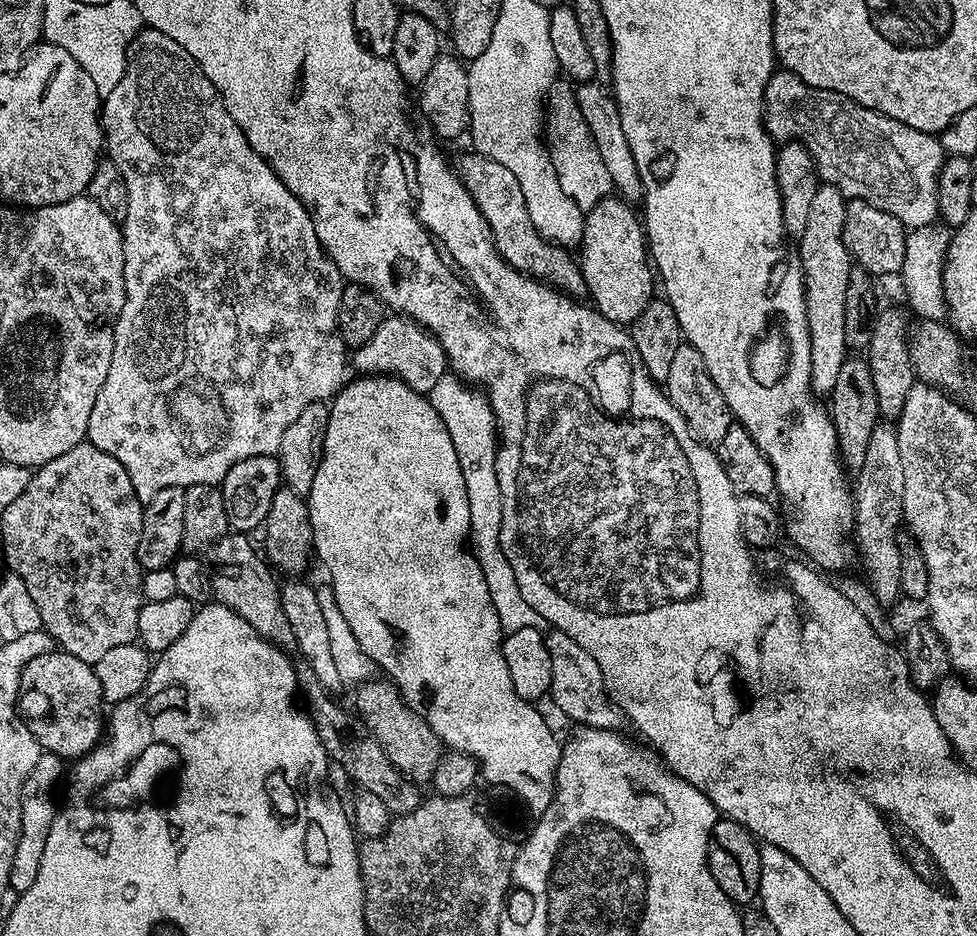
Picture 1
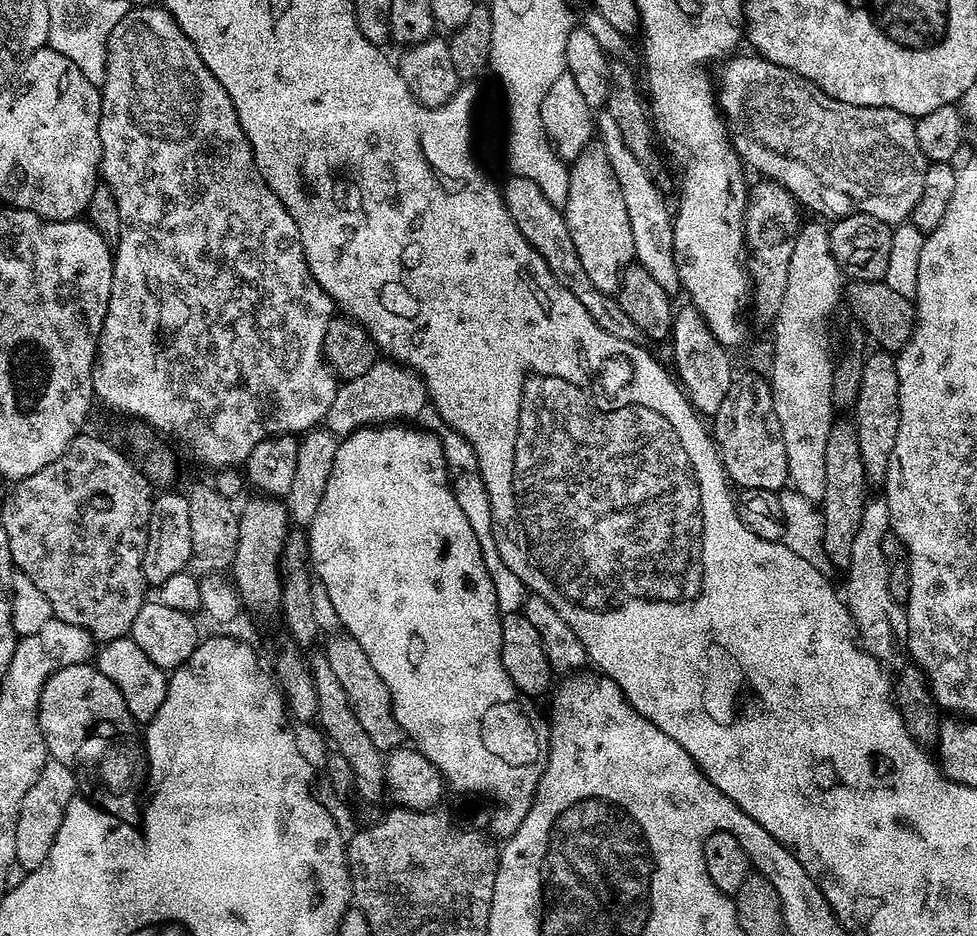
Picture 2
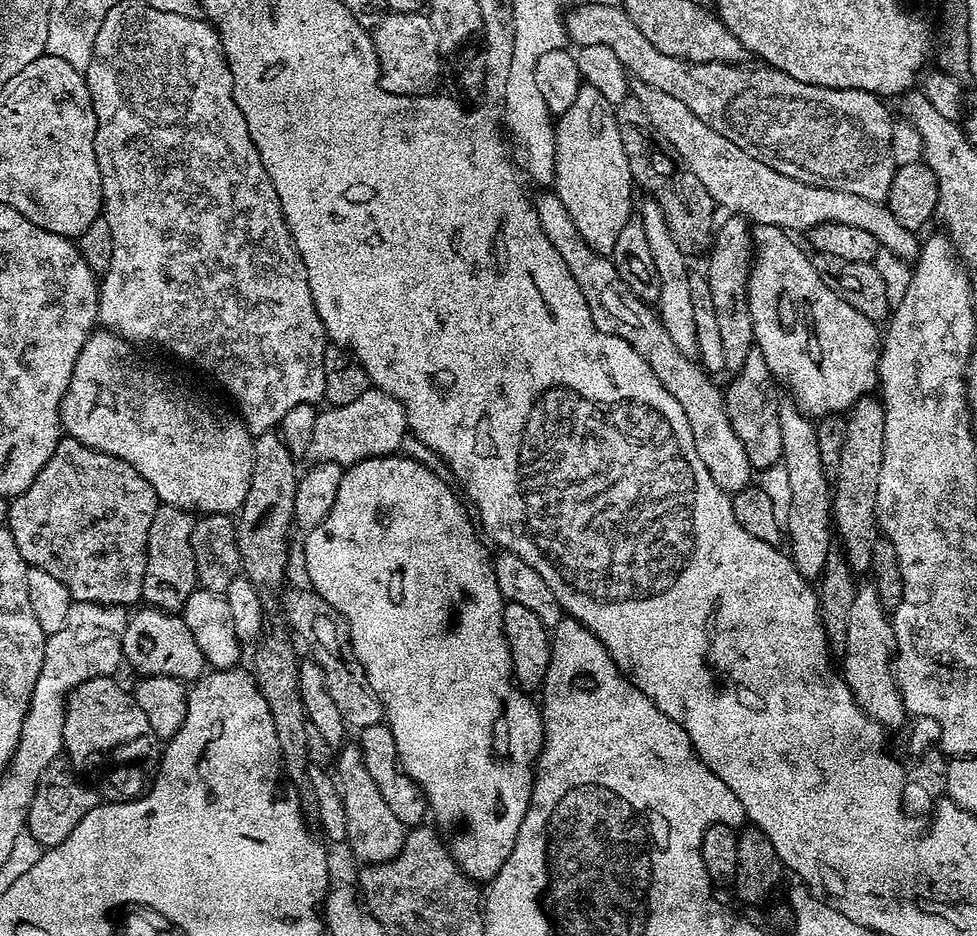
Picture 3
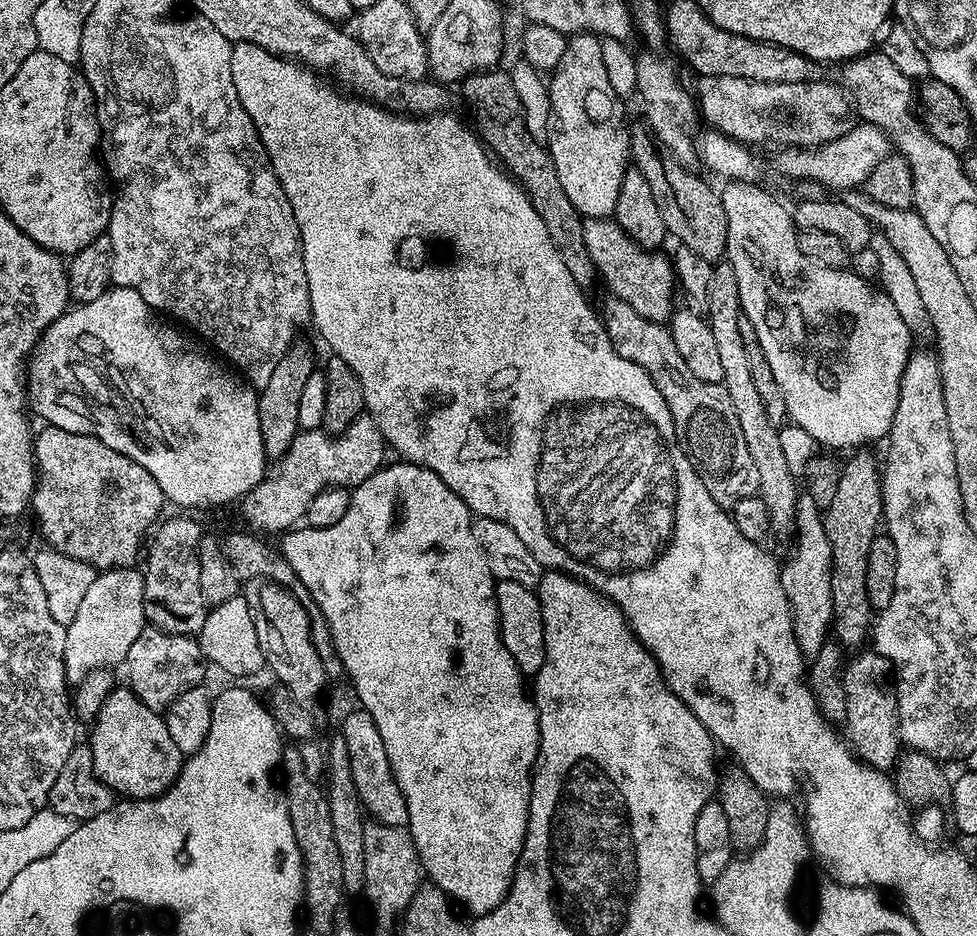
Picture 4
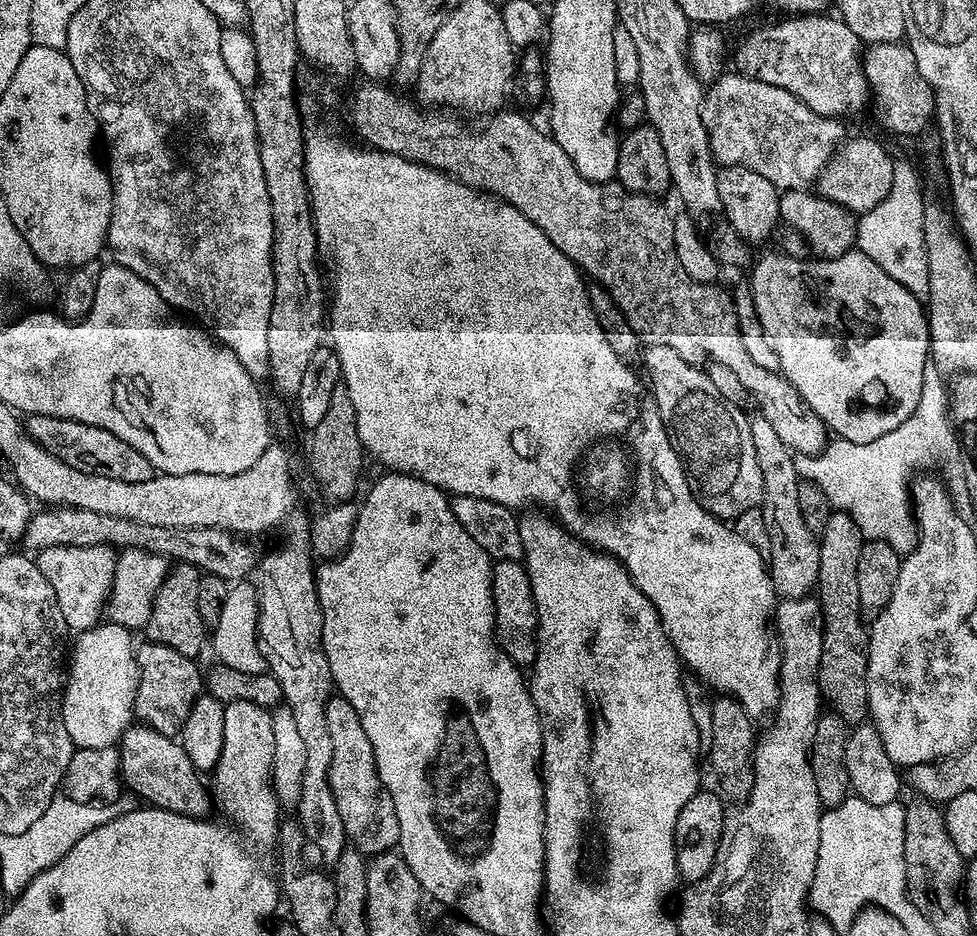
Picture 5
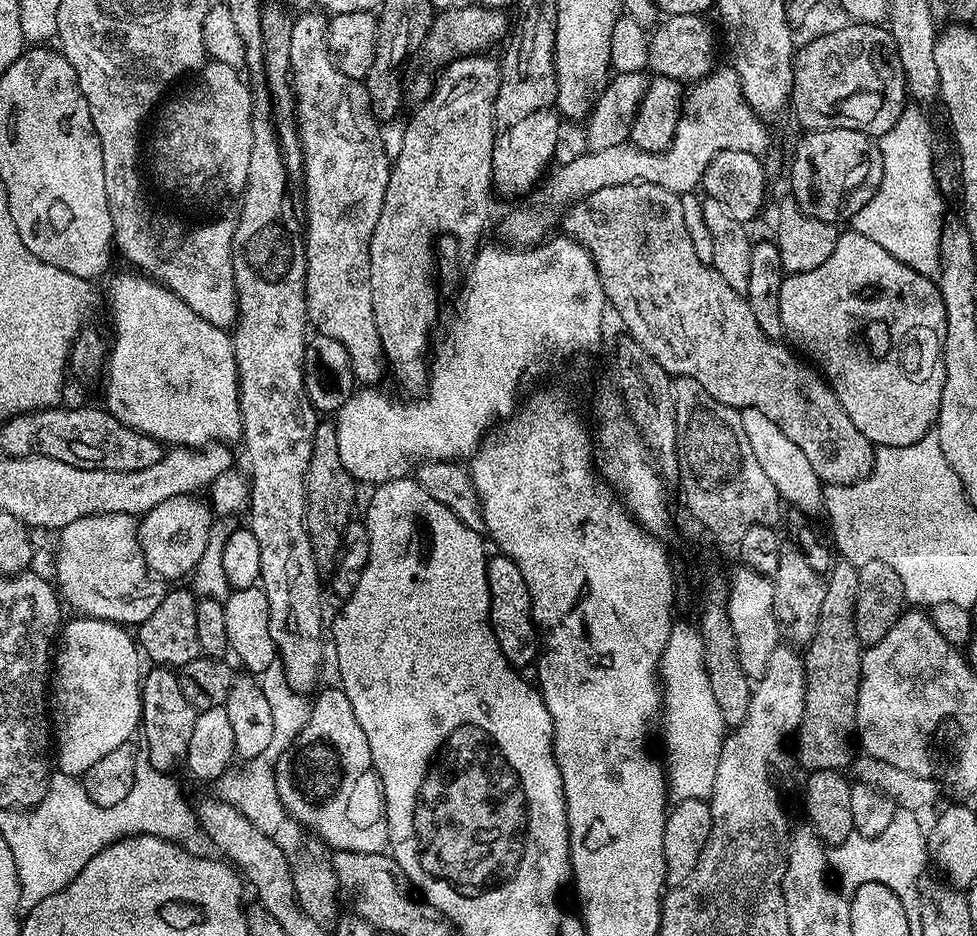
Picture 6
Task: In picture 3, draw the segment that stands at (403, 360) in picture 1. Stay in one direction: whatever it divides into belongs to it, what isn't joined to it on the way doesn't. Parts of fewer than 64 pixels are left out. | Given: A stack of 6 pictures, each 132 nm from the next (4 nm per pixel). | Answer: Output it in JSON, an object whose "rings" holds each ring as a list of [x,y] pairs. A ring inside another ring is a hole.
{"rings":[[[368,387],[354,402],[346,402],[337,408],[328,406],[317,415],[314,422],[314,442],[310,442],[308,456],[316,462],[334,462],[341,466],[356,464],[360,460],[369,460],[375,456],[391,456],[399,453],[400,443],[404,436],[409,435],[408,419],[404,413],[402,402],[381,388]]]}

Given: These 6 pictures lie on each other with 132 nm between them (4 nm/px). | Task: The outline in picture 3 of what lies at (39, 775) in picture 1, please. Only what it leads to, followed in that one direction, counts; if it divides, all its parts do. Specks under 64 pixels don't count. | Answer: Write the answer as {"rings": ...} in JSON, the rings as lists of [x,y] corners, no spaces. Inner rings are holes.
{"rings":[[[61,758],[50,762],[46,770],[40,775],[34,798],[28,807],[27,831],[45,849],[58,846],[94,810],[98,803],[98,792],[95,787],[87,788],[85,781],[74,771],[67,759]]]}

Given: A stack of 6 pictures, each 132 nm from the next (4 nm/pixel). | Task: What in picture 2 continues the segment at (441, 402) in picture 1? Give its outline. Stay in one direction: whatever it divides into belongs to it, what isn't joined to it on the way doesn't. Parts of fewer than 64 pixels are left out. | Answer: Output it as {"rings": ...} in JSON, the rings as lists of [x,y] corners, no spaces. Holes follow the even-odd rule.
{"rings":[[[431,406],[424,409],[422,424],[425,429],[435,430],[438,442],[442,446],[442,454],[446,458],[448,479],[452,485],[452,493],[454,498],[458,498],[458,506],[462,506],[462,514],[466,514],[466,522],[470,522],[470,530],[474,530],[474,534],[480,543],[480,548],[484,551],[484,562],[489,567],[488,573],[494,586],[497,609],[501,613],[521,611],[526,599],[526,589],[522,578],[518,578],[518,574],[514,574],[514,570],[501,566],[500,555],[494,542],[490,498],[486,494],[486,482],[482,482],[478,458],[474,454],[470,442],[466,442],[466,438],[458,430],[449,426],[441,426],[440,415]]]}

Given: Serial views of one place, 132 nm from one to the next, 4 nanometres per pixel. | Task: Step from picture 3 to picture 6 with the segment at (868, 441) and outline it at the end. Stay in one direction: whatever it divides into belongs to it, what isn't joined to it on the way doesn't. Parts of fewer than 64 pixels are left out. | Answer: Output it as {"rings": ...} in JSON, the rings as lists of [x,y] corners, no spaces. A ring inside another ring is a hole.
{"rings":[[[837,559],[835,563],[831,565],[830,571],[827,573],[824,589],[826,590],[826,598],[822,602],[822,615],[818,617],[818,630],[814,630],[814,638],[809,642],[806,646],[806,651],[803,653],[804,658],[804,673],[806,673],[806,698],[804,699],[804,709],[802,710],[802,722],[800,723],[799,728],[796,729],[794,733],[794,741],[796,740],[796,760],[798,763],[804,767],[804,770],[808,772],[817,772],[818,770],[830,770],[831,768],[835,768],[837,770],[844,770],[851,765],[854,759],[854,751],[852,752],[852,744],[854,748],[854,741],[857,739],[856,735],[856,715],[858,714],[858,690],[860,689],[860,657],[862,655],[862,645],[860,639],[858,638],[858,634],[856,633],[856,627],[854,626],[854,602],[858,598],[858,567],[852,565],[850,561],[846,561],[844,559]]]}

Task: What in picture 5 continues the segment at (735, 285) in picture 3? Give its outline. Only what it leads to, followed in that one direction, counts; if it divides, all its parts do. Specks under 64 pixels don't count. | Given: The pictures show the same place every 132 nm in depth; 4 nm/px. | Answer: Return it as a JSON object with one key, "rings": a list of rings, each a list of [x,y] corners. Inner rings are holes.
{"rings":[[[761,414],[751,417],[750,434],[754,438],[754,454],[758,454],[758,470],[762,470],[764,496],[758,507],[762,518],[766,518],[766,530],[770,534],[770,554],[766,563],[768,575],[772,577],[772,588],[777,597],[785,600],[813,595],[818,588],[820,542],[817,533],[806,526],[798,507],[798,482],[801,479],[795,472],[795,455]]]}

